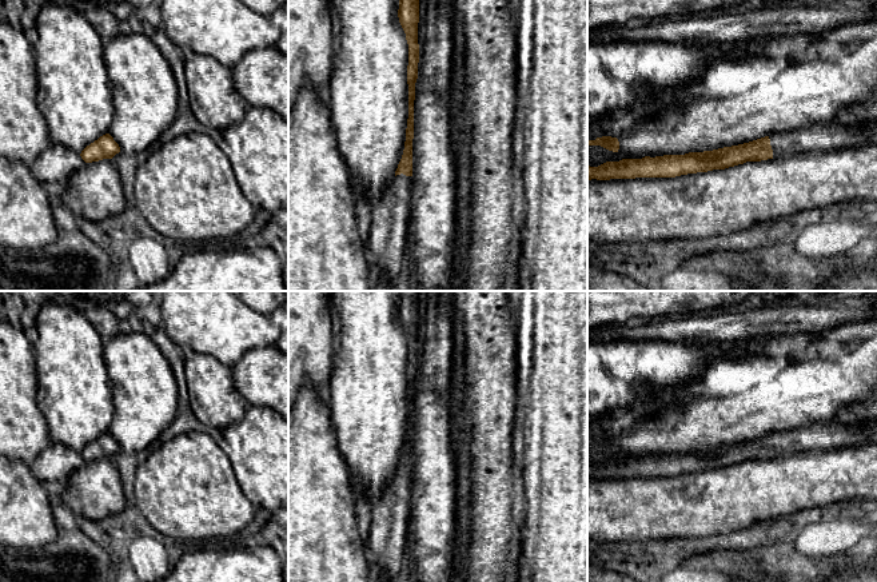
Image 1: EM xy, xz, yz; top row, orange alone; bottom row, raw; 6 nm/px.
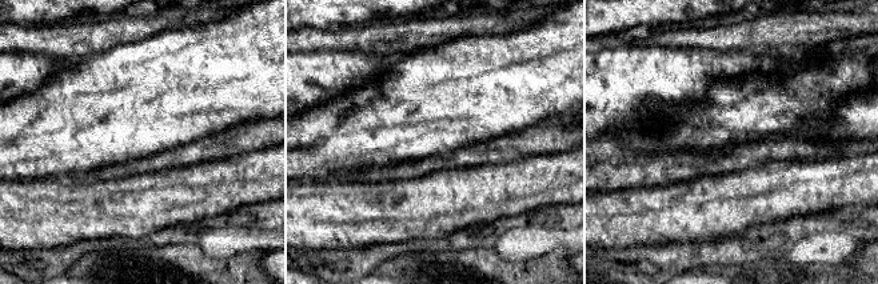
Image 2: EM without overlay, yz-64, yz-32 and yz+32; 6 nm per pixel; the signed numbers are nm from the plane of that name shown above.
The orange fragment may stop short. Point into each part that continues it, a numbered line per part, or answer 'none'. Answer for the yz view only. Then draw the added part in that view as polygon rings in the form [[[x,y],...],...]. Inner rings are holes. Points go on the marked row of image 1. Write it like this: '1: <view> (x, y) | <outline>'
1: yz (838, 134) | [[[837,117],[825,124],[814,124],[790,132],[777,132],[770,135],[769,139],[773,158],[778,158],[862,146],[876,132],[877,127],[860,127]]]

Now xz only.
1: xz (390, 215) | [[[394,176],[384,195],[372,203],[367,252],[372,274],[383,274],[395,284],[408,243],[412,176]]]

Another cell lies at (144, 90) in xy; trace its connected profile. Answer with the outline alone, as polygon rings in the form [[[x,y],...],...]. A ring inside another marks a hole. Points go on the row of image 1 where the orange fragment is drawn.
[[[131,32],[104,45],[115,113],[108,133],[124,154],[137,155],[175,121],[178,83],[151,39]]]

